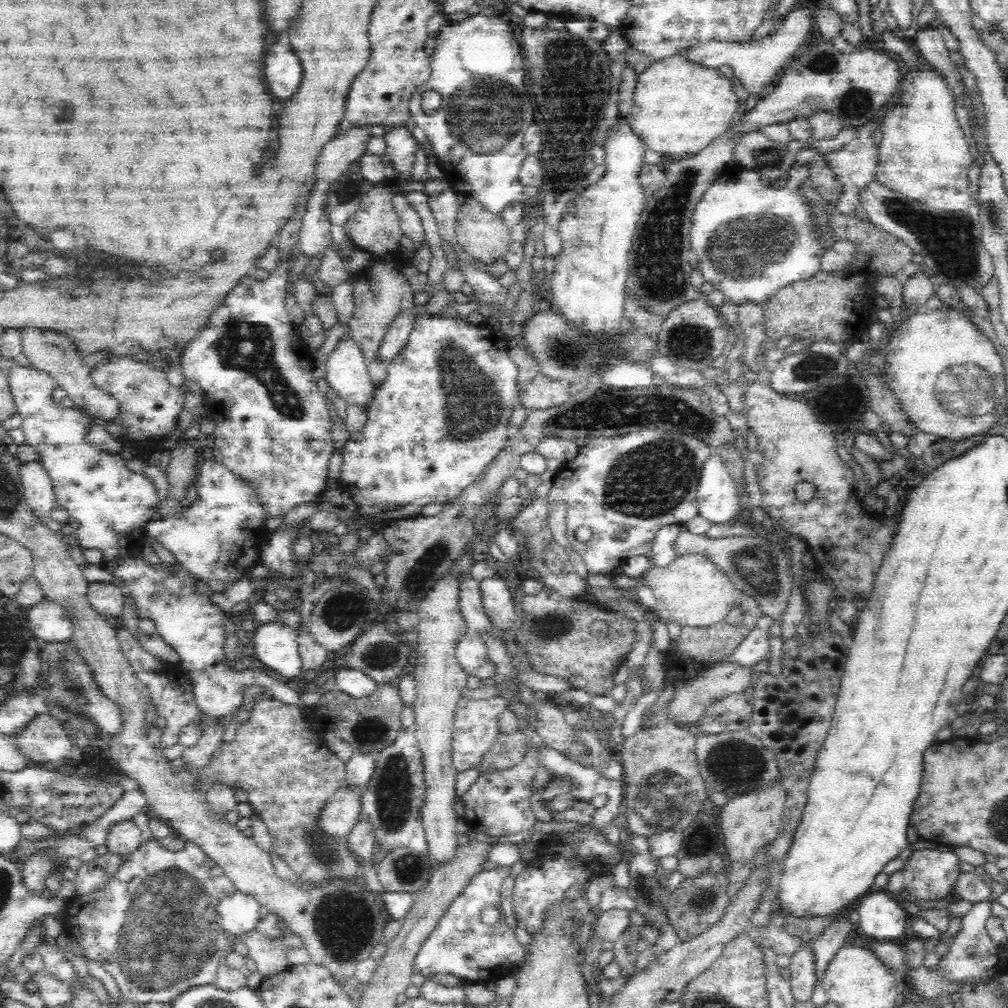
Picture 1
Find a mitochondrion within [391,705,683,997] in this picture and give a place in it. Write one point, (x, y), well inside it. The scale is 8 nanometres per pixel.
(448, 943)

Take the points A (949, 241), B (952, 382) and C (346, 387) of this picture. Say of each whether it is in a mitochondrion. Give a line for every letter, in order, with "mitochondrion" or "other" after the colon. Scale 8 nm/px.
A: mitochondrion
B: mitochondrion
C: other

